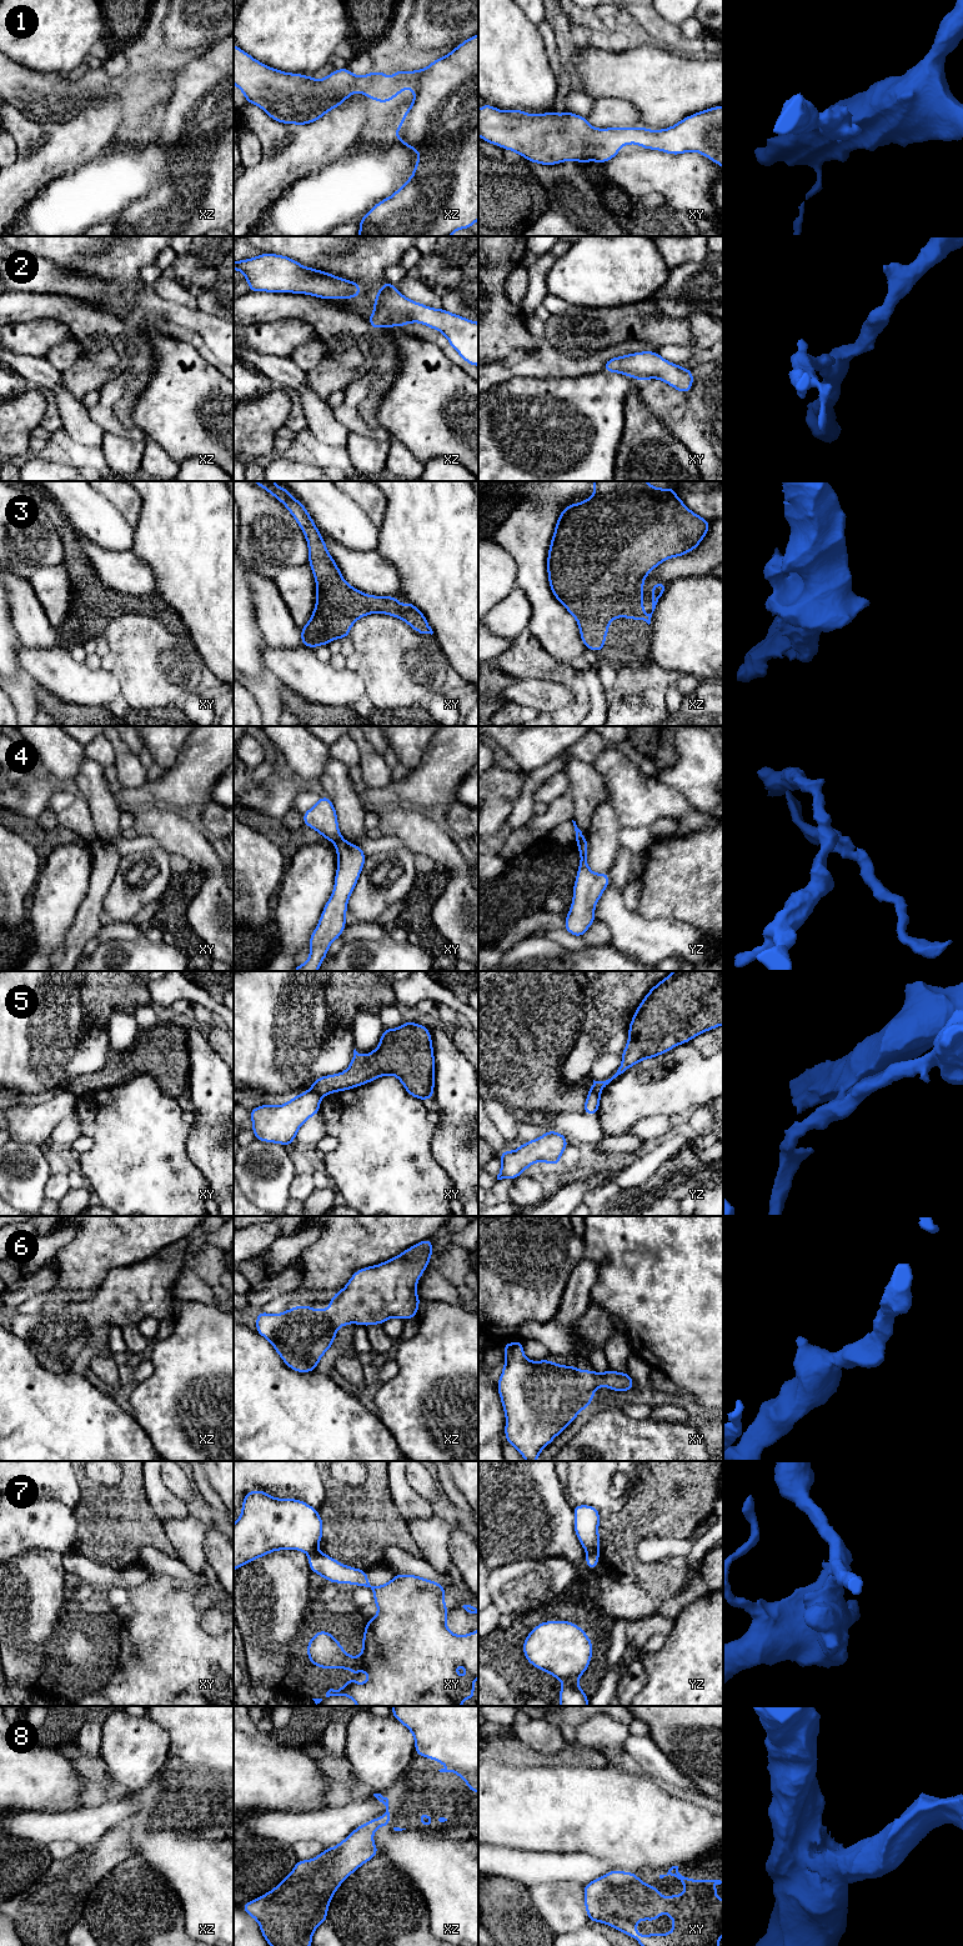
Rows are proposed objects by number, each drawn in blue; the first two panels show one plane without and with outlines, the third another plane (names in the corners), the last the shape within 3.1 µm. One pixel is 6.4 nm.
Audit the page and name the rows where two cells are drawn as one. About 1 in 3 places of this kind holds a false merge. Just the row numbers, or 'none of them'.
4, 5, 7

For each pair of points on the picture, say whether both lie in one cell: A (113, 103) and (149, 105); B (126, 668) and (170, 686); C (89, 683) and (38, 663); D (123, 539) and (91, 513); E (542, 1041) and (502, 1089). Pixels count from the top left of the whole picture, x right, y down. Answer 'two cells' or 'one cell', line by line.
A: two cells
B: one cell
C: one cell
D: one cell
E: one cell

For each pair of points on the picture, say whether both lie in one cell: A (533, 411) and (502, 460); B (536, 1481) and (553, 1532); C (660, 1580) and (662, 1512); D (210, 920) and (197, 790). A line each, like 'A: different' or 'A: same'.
A: same
B: same
C: same
D: different

